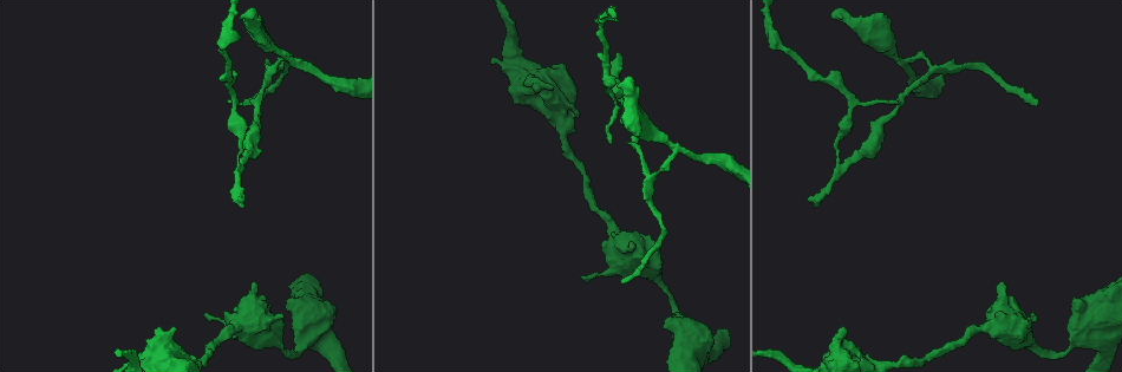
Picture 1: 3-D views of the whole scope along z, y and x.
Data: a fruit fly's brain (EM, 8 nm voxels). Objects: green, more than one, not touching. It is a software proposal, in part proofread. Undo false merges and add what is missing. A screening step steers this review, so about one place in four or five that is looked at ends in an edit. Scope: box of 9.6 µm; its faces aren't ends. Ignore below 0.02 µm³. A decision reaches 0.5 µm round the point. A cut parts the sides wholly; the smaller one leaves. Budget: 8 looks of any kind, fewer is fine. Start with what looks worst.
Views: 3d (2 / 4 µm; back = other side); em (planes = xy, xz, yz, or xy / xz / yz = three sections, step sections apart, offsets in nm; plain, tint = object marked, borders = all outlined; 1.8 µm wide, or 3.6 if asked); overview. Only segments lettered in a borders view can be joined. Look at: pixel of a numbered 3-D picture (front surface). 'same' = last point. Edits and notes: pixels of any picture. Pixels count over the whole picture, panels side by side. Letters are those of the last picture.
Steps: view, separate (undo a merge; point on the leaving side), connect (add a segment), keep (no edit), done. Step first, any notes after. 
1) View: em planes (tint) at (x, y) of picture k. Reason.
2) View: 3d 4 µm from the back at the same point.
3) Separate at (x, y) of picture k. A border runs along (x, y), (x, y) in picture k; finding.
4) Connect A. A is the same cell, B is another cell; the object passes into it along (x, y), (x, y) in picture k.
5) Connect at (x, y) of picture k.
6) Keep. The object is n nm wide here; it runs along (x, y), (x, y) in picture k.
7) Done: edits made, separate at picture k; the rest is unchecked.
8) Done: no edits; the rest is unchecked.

View: 3d 4 µm at (810, 201) of picture 1. Branch stops here.

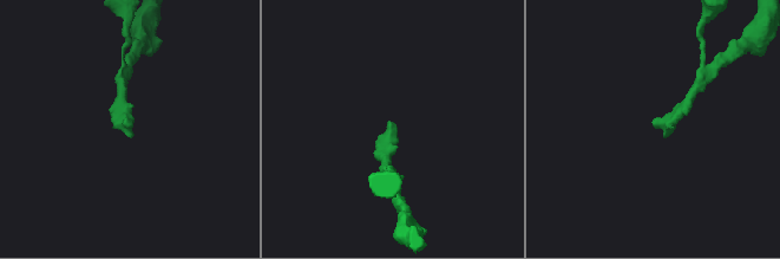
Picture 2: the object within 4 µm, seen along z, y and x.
View: em planes (borders) at (391, 123) of picture 2. Now the EM.

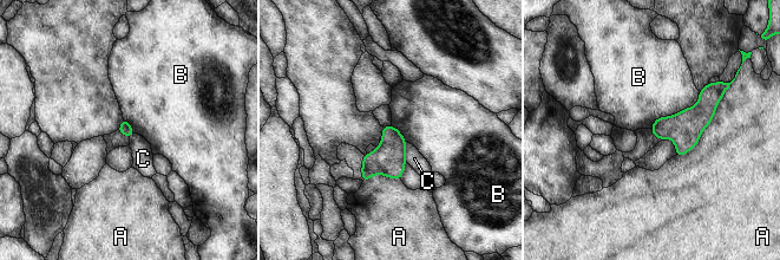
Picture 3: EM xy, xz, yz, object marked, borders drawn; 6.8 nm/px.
Keep. The object is 90 nm wide here; A, B and C are other cells; a border runs along (700, 91), (650, 128) in picture 3; no lettered segment goes on from it.

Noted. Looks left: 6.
View: 3d 4 µm at (621, 282) of picture 1. Free end.

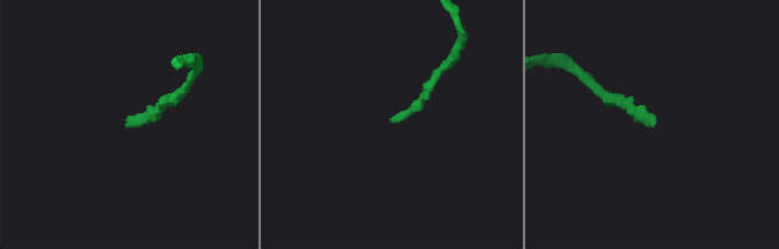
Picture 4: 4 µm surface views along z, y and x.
View: em planes (borders) at (393, 120) of picture 4. Now the EM.

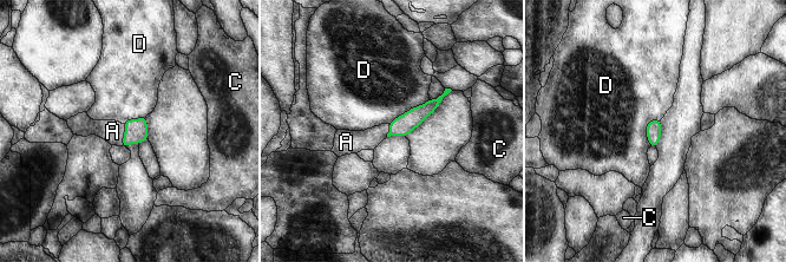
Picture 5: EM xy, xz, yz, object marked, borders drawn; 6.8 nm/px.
Connect A. A is the same cell, C and D are other cells; the object passes into it along (136, 131), (124, 135), (112, 131) in picture 5; the cell continues.

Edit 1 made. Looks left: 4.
View: 3d 2 µm at (901, 63) of picture 1. Branch point.

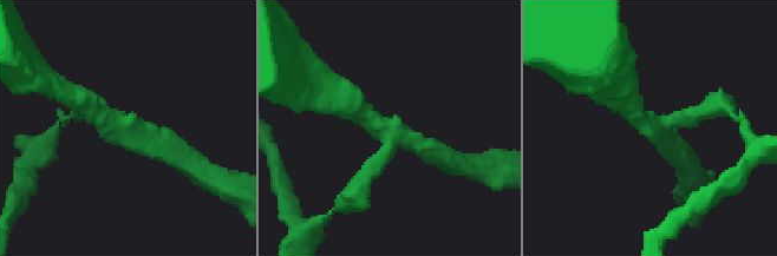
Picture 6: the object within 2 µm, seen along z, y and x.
View: em planes (borders) at (120, 122) of picture 6. 3 arms meet here; shape alone is not enough.

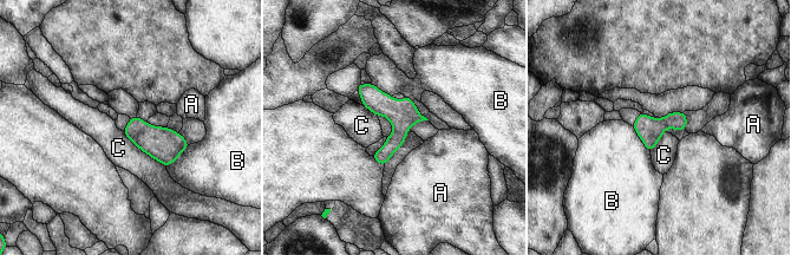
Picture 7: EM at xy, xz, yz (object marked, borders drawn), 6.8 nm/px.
Keep. The longest contact is with C, 380 nm; A, B and C are other cells; it runs along (360, 87), (397, 121), (383, 161) in picture 7; continuous, no second cell.

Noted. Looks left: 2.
View: 3d 4 µm at (672, 306) of picture 1. Calibre changes.

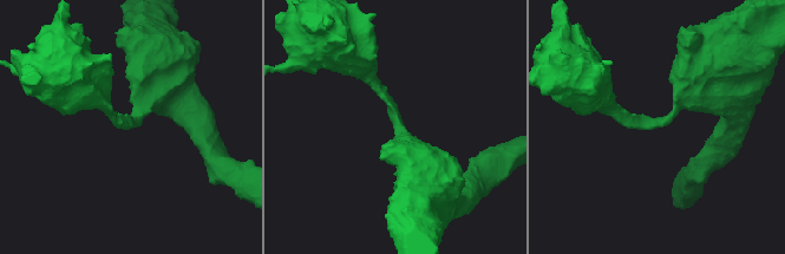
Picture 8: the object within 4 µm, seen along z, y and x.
View: em planes (borders) at (662, 124) of picture 8.

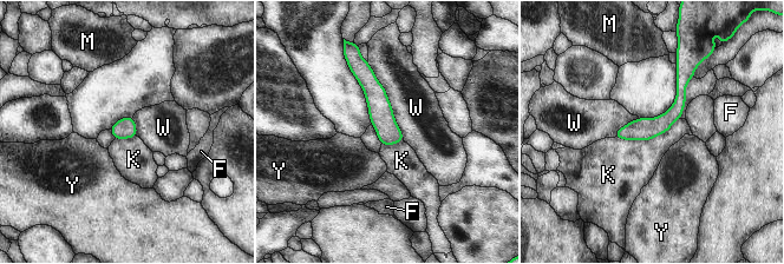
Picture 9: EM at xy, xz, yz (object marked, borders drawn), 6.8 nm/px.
Keep. The object is 140 nm wide here; F, K, M, W and Y are other cells; a border runs along (679, 118), (651, 139), (614, 138) in picture 9; one cell here.

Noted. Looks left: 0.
Done: edits made, connect at picture 5; the rest is unchecked.

